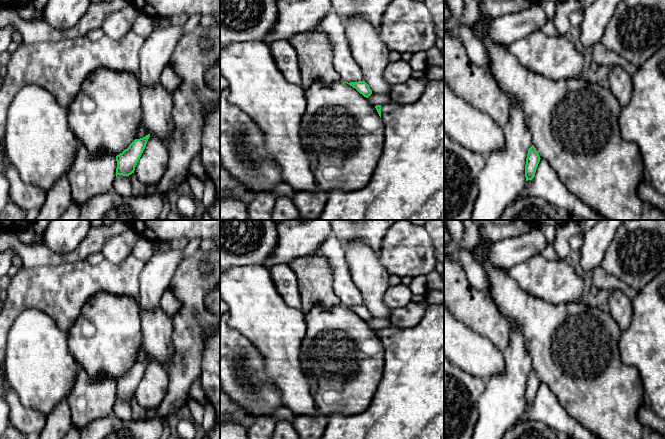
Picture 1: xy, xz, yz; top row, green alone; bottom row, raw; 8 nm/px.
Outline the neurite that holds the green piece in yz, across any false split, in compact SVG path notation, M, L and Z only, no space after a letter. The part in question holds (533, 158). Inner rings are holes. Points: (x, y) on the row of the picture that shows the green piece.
M532 145L528 150L528 155L526 158L526 165L525 165L525 177L526 181L532 180L535 176L536 169L540 162L540 156L536 151L534 145Z

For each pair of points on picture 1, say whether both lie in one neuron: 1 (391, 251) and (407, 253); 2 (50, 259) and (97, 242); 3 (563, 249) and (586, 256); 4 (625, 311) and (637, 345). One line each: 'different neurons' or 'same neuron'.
1: same neuron
2: same neuron
3: different neurons
4: different neurons

